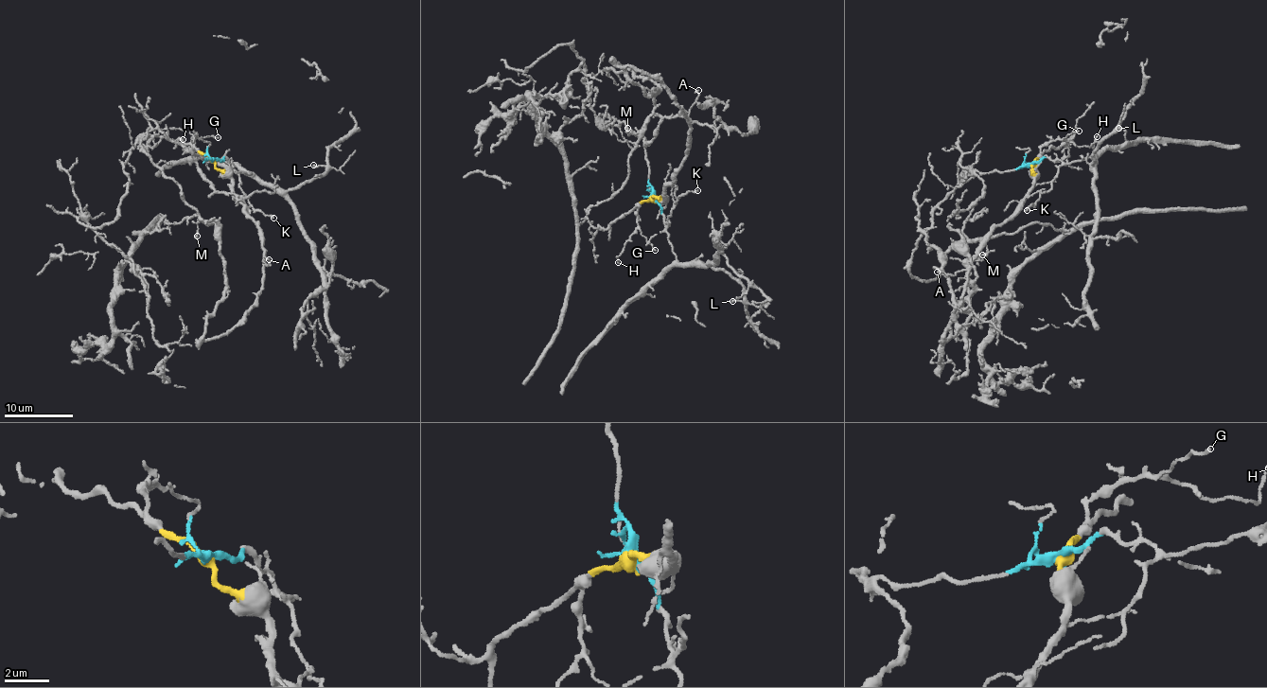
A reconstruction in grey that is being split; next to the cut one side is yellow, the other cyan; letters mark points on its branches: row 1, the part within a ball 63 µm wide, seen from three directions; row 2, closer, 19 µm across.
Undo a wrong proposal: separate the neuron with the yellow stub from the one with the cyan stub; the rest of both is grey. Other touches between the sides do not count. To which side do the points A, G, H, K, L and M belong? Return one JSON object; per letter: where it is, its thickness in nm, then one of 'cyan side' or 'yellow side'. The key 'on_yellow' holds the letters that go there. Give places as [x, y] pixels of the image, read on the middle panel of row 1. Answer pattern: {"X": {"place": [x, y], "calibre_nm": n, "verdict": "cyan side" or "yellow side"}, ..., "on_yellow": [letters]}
{"A": {"place": [698, 90], "calibre_nm": 160, "verdict": "yellow side"}, "G": {"place": [655, 250], "calibre_nm": 140, "verdict": "yellow side"}, "H": {"place": [618, 262], "calibre_nm": 110, "verdict": "yellow side"}, "K": {"place": [697, 190], "calibre_nm": 170, "verdict": "cyan side"}, "L": {"place": [732, 301], "calibre_nm": 170, "verdict": "cyan side"}, "M": {"place": [627, 128], "calibre_nm": 240, "verdict": "yellow side"}, "on_yellow": ["A", "G", "H", "M"]}

